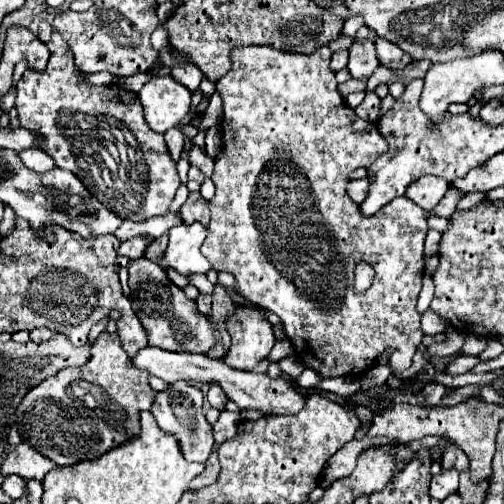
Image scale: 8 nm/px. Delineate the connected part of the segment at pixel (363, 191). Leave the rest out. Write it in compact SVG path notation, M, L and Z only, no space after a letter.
M369 179L351 181L351 183L347 185L347 193L349 193L349 197L351 197L357 205L361 205L361 203L365 201L365 195L369 193Z

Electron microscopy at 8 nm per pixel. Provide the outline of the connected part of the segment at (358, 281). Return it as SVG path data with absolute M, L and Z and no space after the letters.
M361 261L355 265L355 289L359 293L367 291L369 285L373 283L373 267L369 267L369 263Z

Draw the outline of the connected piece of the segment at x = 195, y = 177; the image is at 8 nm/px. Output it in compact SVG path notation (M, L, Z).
M191 167L191 169L189 169L189 181L187 181L189 191L197 191L199 185L203 183L203 179L205 179L205 175L201 173L201 169L199 169L199 167Z

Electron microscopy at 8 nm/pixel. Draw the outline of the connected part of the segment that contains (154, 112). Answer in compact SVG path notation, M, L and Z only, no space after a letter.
M171 75L151 79L139 91L145 119L157 133L177 127L191 109L191 91Z

